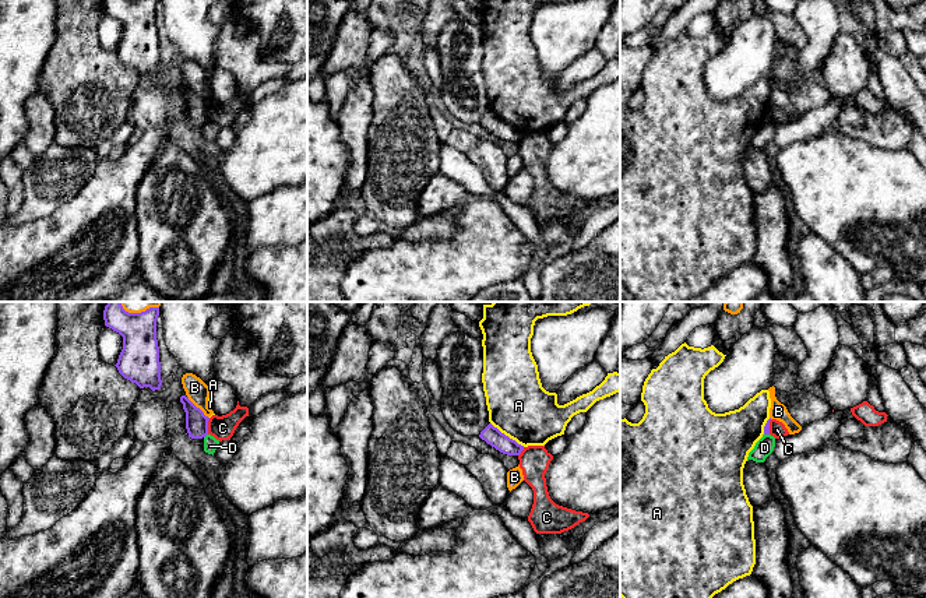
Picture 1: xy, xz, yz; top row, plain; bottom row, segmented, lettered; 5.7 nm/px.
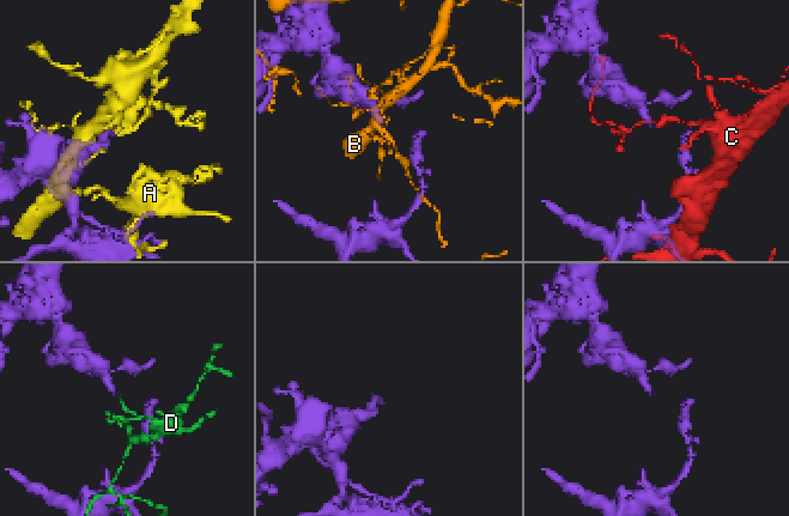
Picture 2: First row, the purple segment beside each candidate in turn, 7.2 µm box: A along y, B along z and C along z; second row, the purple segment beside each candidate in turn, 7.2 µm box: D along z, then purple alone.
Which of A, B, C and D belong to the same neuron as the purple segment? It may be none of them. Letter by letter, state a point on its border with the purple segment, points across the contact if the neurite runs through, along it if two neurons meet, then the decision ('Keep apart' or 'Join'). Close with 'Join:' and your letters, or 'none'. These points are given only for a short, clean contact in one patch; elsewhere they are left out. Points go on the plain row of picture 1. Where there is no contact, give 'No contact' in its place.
A: Touches purple at xz (507, 123). Keep apart
B: Touches purple at xy (196, 94). Keep apart
C: Touches purple at xy (207, 113). Boundary: xy (210, 105), (207, 120). Keep apart
D: Touches purple at xy (206, 122). Boundary: xy (207, 120), (204, 125). Keep apart
Join: none

